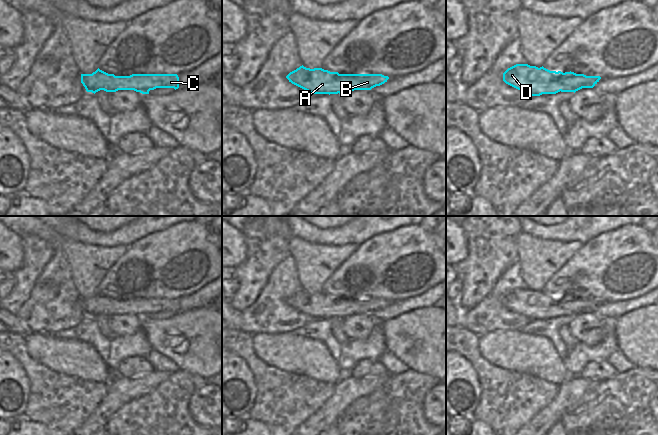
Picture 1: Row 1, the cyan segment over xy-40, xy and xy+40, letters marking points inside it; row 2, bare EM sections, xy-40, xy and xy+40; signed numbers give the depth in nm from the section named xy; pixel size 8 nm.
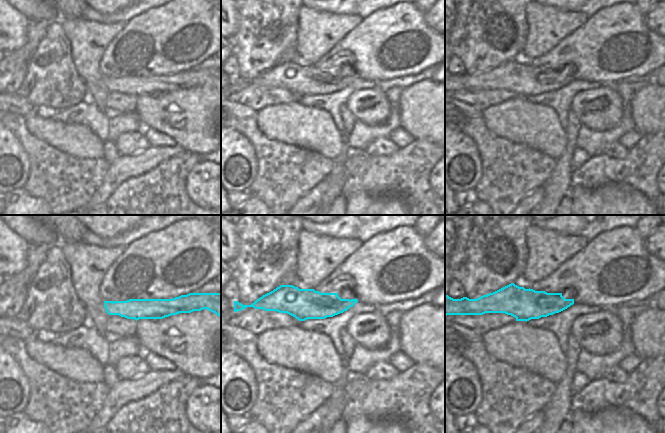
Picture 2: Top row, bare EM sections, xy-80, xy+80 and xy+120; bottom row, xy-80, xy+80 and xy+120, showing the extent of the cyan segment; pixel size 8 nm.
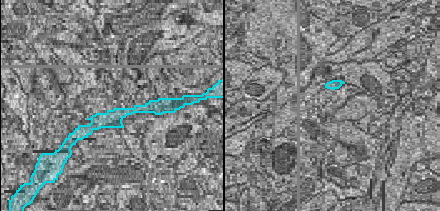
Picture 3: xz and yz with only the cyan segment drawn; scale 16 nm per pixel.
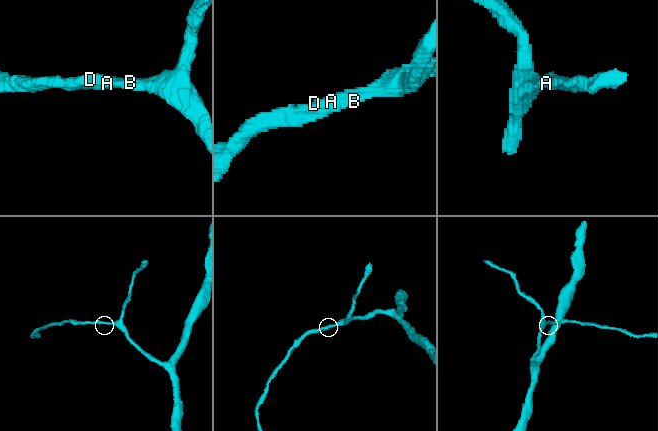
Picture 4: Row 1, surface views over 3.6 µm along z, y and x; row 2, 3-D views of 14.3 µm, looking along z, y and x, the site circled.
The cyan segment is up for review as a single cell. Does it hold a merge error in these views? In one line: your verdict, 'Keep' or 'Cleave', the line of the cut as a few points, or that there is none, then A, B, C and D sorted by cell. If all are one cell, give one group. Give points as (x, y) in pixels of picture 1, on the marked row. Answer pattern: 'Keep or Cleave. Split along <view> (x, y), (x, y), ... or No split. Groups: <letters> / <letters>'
Keep. No split. Groups: A B C D.

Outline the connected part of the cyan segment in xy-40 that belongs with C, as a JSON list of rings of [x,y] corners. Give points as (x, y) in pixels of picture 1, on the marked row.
[[[99,68],[92,74],[81,74],[81,83],[87,92],[96,93],[100,90],[116,92],[118,90],[134,90],[149,94],[156,88],[179,88],[177,74],[132,74],[130,76],[115,76]]]

